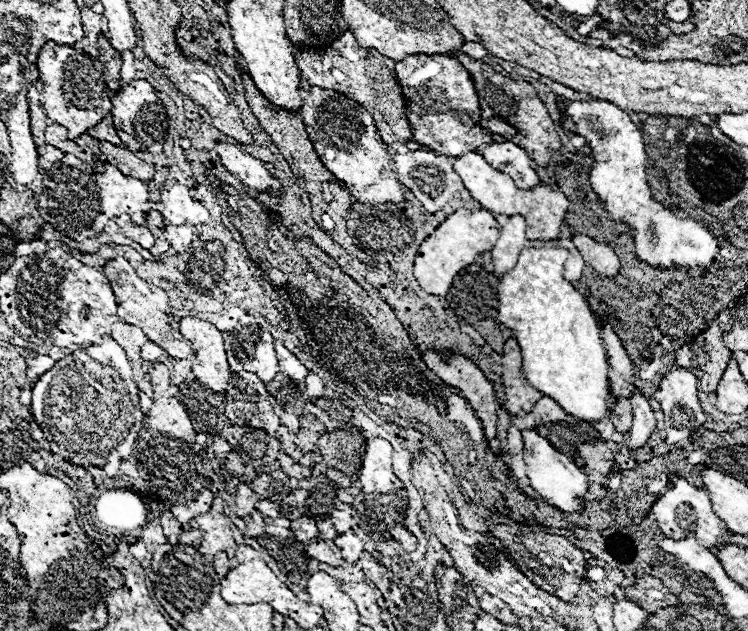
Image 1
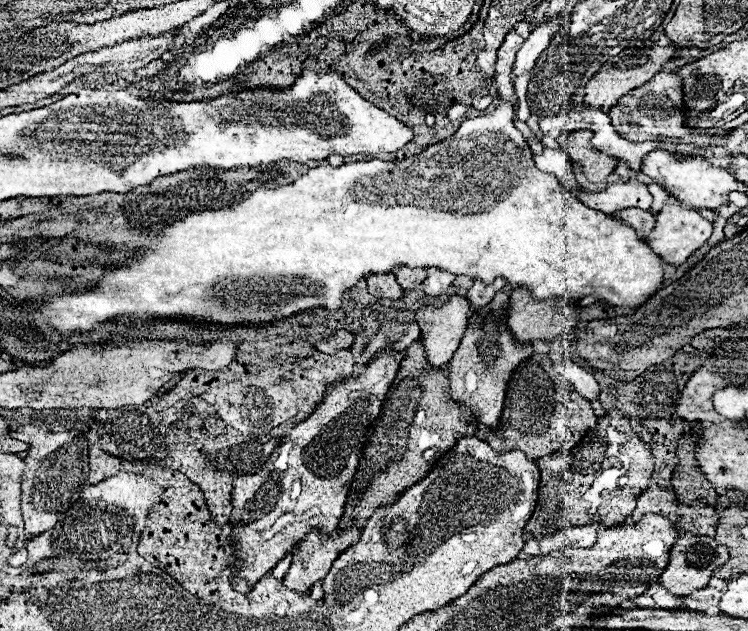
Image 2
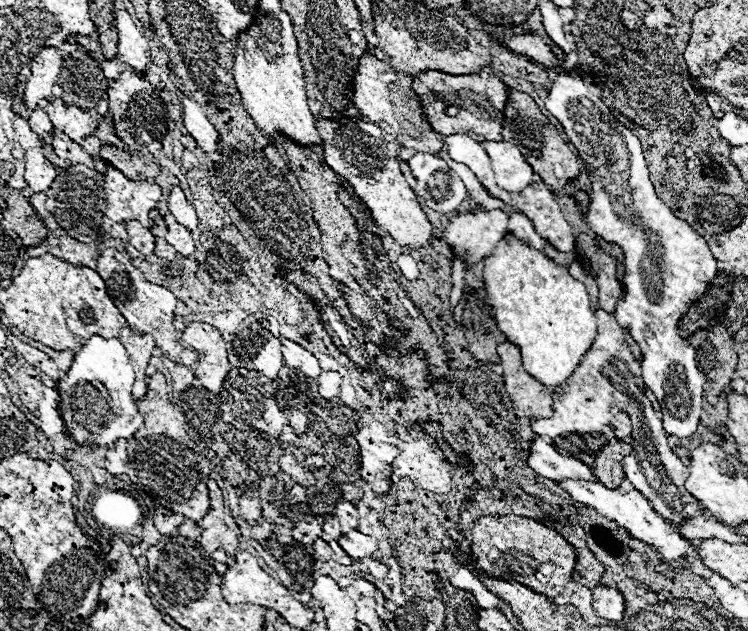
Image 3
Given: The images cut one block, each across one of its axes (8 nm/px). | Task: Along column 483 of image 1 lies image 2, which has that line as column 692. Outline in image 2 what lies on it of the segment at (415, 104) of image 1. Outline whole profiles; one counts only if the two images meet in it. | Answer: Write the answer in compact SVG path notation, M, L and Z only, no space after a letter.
M658 72L650 82L646 82L640 88L630 90L626 96L622 96L618 100L616 106L610 108L610 118L614 128L618 130L618 134L622 134L622 138L632 140L632 142L668 142L668 144L676 144L682 148L702 148L702 146L722 146L724 140L732 134L724 132L724 134L700 134L696 128L686 126L686 108L684 108L684 92L682 92L682 76L676 72Z

